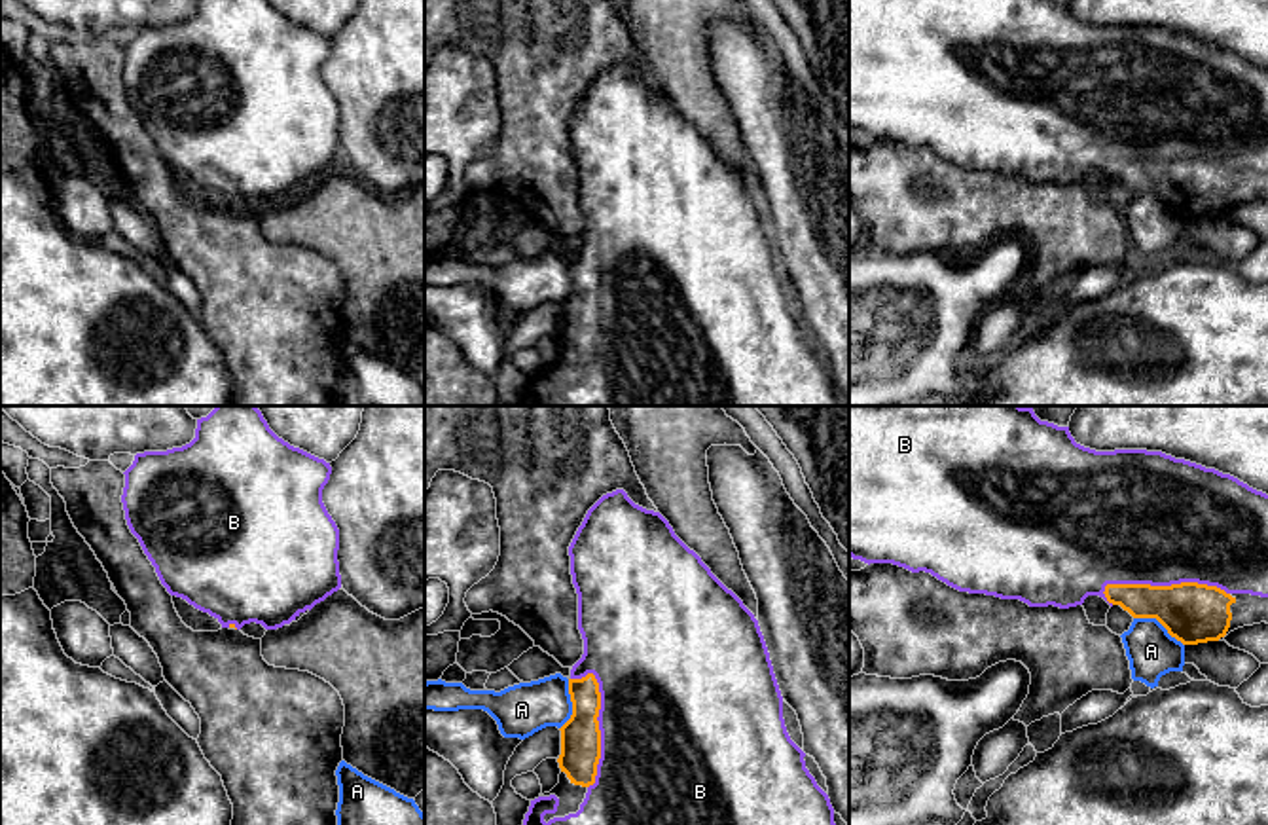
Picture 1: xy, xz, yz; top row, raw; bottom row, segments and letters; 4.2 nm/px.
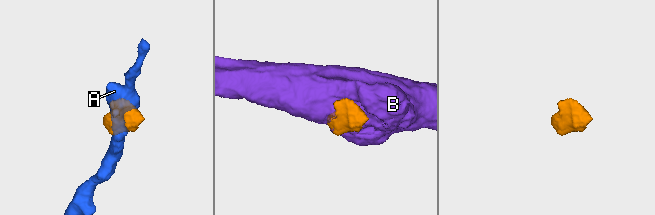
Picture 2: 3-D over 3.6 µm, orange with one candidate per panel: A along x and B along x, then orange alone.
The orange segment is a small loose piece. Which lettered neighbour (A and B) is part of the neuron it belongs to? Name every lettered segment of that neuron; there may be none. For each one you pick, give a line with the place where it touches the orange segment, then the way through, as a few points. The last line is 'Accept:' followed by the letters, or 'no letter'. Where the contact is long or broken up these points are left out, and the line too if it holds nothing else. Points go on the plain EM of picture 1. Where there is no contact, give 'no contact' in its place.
B: contact yz (1164, 162)
Accept: B

